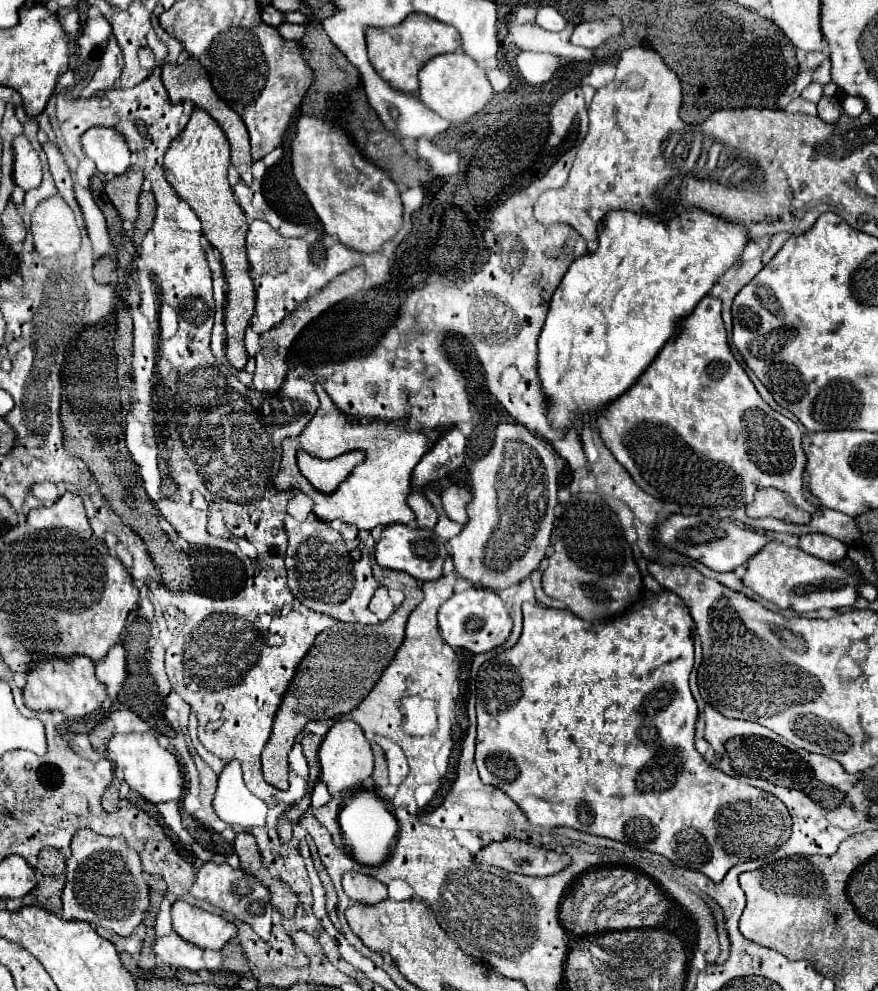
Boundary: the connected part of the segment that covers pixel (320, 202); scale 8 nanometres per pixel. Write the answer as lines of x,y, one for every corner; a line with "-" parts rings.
301,115
297,121
297,135
293,139
293,173
299,187
305,191
309,203
319,215
325,233
337,235
339,241
359,253
377,253
383,251
383,245
391,241
403,225
403,205
397,185
389,175
369,163
353,145
343,129
333,129
324,119
310,115

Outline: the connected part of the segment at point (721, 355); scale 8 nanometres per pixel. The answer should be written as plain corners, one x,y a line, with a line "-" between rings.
707,295
697,303
693,313
681,321
679,333
665,343
661,353
639,377
639,381
627,393
615,399
603,411
603,415
597,417
597,425
603,443
611,449
615,459
631,473
631,477
643,491
659,501
675,503
679,507
693,507
691,511
697,511
701,503
705,503
705,507
715,505
715,511
719,515
727,515
733,521
753,525
753,521
745,515
745,507
753,501
753,495
759,487
775,487
785,491
795,507
811,515
811,521
807,525
779,527
781,533
823,533
843,543
853,543
859,537
859,529
853,517
839,511
829,511
825,507
815,507
805,501
803,471
807,457
801,449
803,433
799,431
797,423
773,411
761,399
751,379
733,357
721,319
721,299

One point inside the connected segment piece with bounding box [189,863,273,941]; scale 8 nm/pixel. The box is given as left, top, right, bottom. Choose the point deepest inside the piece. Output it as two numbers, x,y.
232,890

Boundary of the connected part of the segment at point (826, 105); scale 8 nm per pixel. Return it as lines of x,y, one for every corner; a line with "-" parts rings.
823,97
821,101
819,101
819,117
825,121
825,123
837,123
839,121
839,117
841,117
841,107
839,107
839,103
835,103
833,99
829,99
829,97

